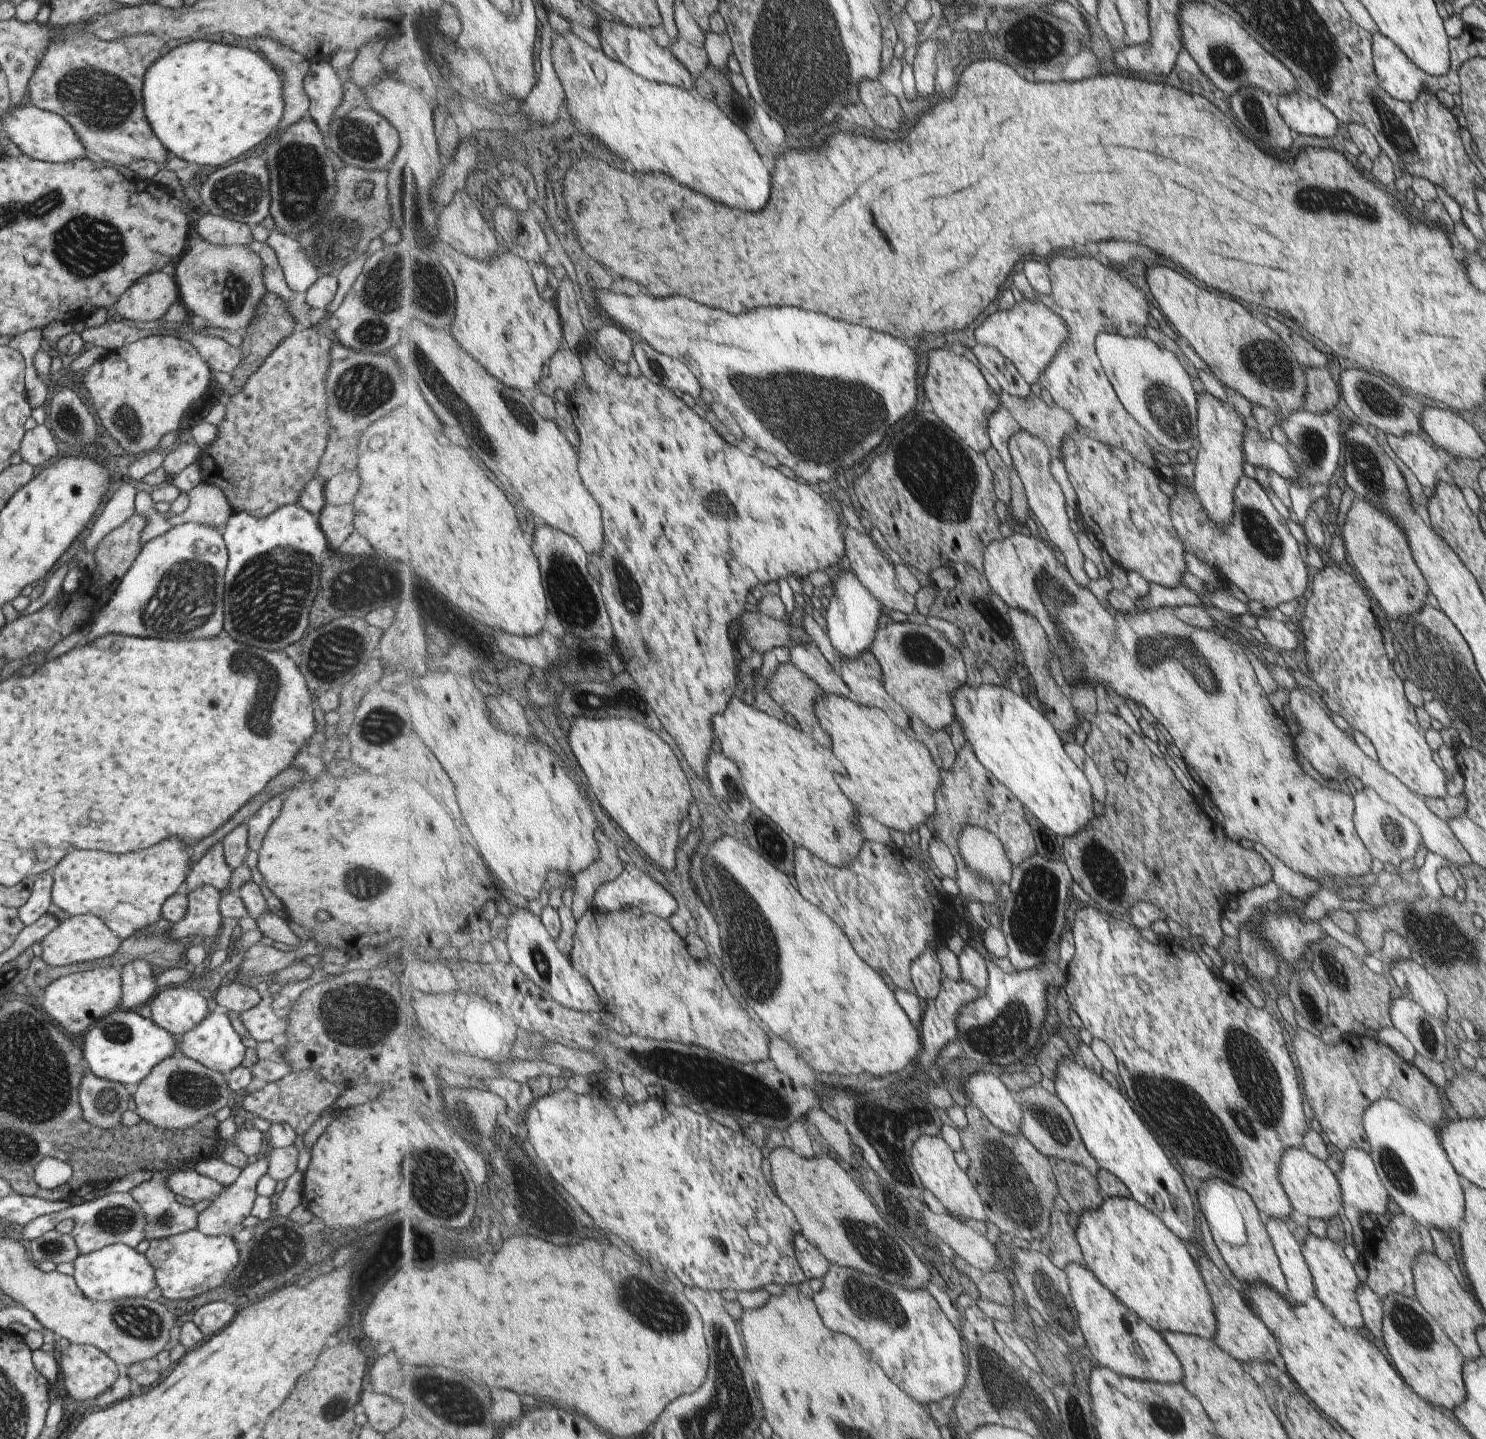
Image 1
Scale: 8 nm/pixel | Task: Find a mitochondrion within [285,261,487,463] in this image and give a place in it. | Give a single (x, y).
(364, 388)

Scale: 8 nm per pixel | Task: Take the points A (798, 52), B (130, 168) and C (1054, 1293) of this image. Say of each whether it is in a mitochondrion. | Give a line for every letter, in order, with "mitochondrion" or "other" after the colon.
A: mitochondrion
B: other
C: mitochondrion

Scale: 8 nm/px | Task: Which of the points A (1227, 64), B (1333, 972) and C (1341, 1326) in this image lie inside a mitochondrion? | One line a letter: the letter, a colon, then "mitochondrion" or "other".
A: mitochondrion
B: other
C: other

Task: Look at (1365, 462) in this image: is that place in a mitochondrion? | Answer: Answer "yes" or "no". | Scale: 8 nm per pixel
yes

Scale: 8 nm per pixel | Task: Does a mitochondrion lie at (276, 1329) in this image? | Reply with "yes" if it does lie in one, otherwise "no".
no

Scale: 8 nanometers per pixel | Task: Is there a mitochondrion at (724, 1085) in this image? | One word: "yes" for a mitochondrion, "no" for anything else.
yes

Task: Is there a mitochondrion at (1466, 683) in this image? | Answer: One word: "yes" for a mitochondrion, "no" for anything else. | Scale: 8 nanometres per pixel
yes

